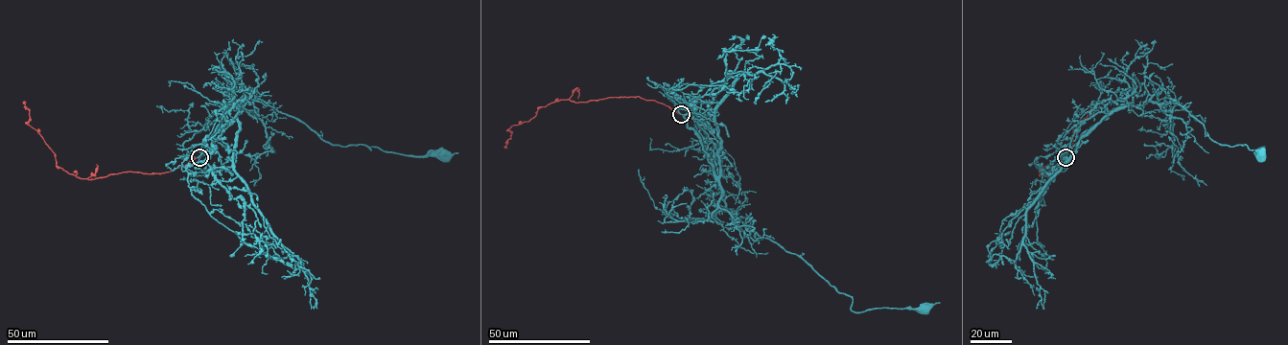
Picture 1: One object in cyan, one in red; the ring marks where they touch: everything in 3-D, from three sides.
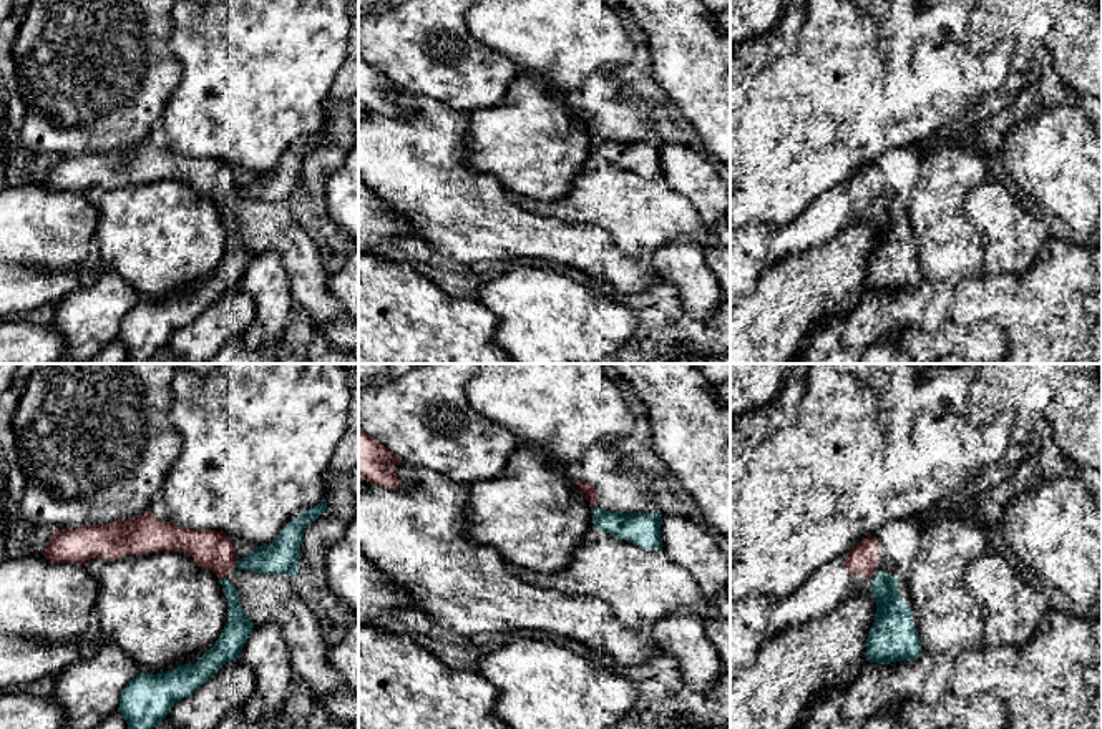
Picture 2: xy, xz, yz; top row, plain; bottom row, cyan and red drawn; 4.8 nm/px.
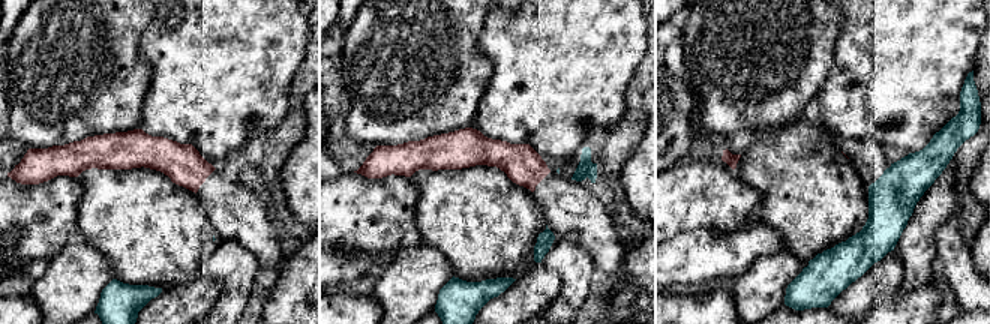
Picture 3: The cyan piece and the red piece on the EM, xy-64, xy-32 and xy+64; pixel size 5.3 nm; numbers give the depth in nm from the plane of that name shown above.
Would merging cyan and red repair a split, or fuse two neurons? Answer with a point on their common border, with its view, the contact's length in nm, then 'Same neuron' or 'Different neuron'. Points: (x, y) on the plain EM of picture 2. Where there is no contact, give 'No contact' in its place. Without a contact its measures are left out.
Touches cyan at xy (238, 191). Shared border 40 nm. Different neuron

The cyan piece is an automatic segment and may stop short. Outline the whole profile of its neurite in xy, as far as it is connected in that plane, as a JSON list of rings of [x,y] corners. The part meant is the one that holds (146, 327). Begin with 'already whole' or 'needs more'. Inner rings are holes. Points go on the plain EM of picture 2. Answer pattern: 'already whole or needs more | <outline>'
already whole | [[[227,204],[221,208],[221,213],[229,239],[216,272],[194,292],[158,302],[139,301],[123,317],[118,340],[126,349],[129,364],[148,364],[158,350],[166,347],[176,330],[191,324],[226,291],[239,286],[254,252],[244,242],[237,218]]]

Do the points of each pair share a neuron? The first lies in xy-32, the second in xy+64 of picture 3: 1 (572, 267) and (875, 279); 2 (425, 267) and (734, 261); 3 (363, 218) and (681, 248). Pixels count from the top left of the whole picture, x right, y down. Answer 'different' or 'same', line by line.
1: different
2: different
3: different

